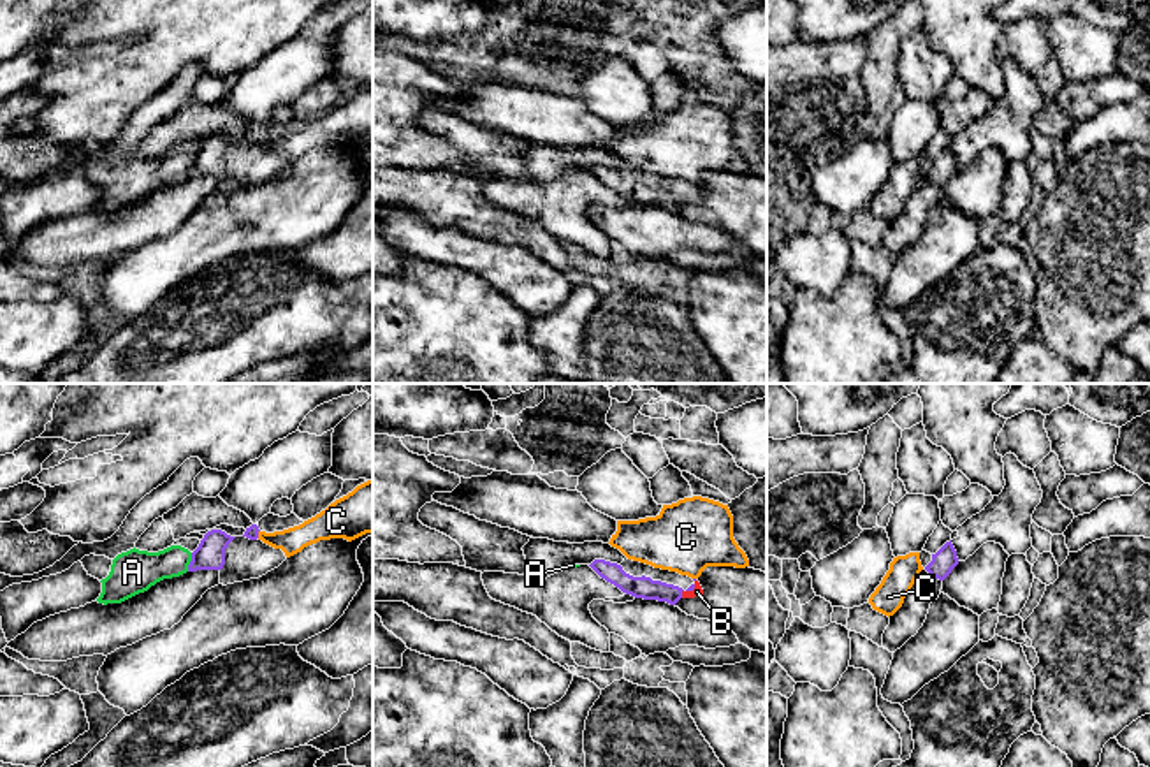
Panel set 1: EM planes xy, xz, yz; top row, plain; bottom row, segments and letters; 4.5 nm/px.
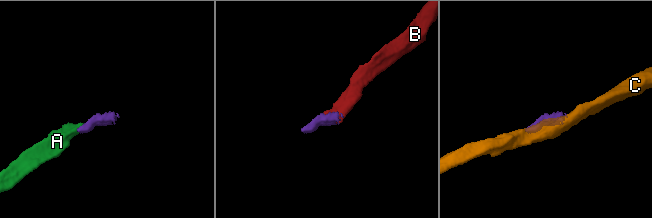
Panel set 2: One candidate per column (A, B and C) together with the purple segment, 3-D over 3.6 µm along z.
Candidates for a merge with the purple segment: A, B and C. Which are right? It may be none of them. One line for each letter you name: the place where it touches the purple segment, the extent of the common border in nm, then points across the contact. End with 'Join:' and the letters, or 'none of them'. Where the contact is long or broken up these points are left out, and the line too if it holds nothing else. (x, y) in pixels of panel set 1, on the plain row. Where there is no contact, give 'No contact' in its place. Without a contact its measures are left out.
B: Touches purple at xz (681, 199). Shared border 40 nm
Join: B

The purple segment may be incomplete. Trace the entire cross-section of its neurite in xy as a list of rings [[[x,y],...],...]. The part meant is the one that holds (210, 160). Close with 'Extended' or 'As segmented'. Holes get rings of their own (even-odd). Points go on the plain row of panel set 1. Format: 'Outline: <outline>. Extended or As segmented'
Outline: [[[211,135],[204,141],[199,153],[192,158],[188,178],[222,176],[225,171],[225,155],[236,142],[222,135]]]. As segmented

